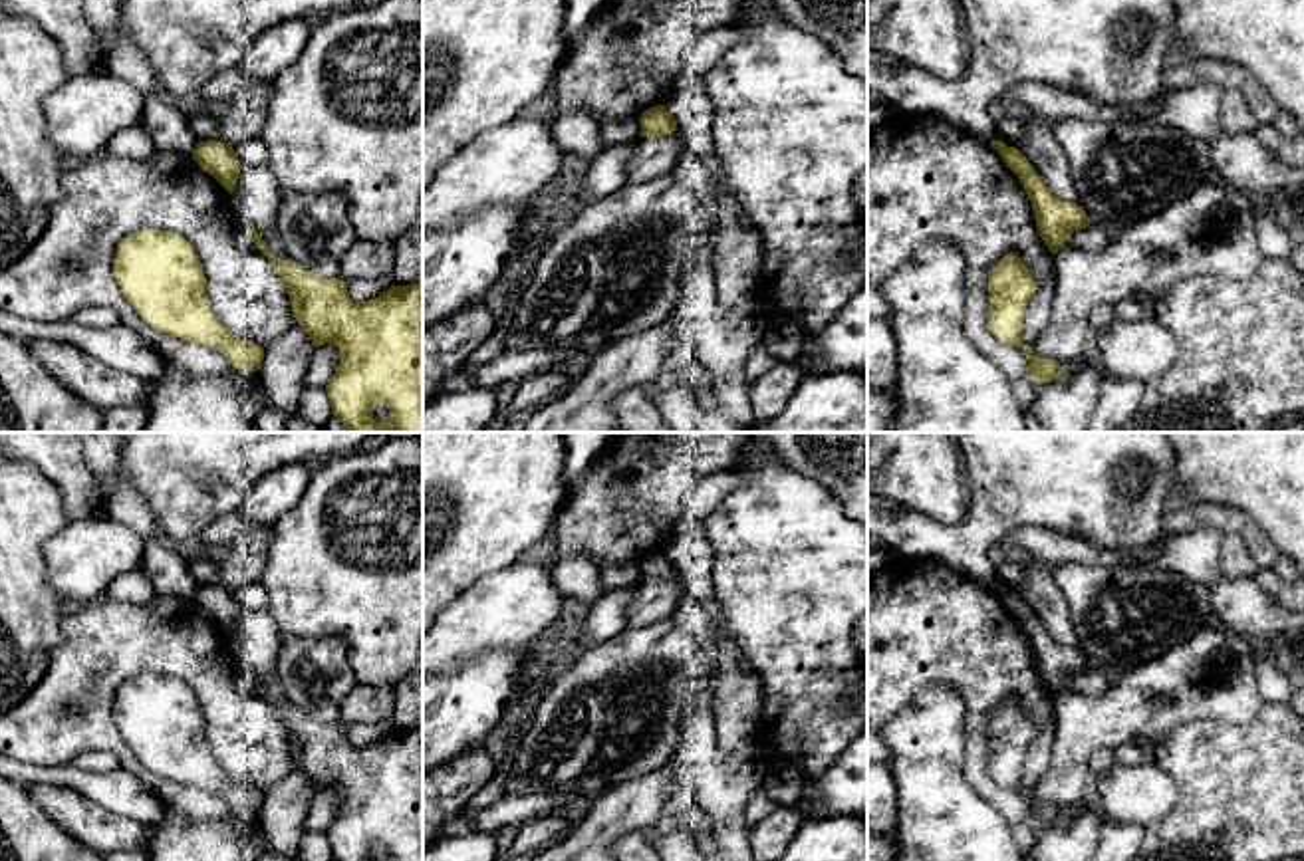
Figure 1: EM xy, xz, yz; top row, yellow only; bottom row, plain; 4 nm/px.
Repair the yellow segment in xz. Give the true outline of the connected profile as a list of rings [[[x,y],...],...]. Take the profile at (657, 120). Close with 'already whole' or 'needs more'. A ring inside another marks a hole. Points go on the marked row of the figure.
[[[655,105],[643,111],[639,123],[641,123],[641,137],[671,135],[677,127],[677,121],[673,119],[673,115],[667,111],[665,105]]] | already whole

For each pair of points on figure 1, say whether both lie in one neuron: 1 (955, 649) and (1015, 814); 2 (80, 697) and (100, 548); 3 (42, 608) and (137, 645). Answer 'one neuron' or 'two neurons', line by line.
1: one neuron
2: two neurons
3: two neurons

